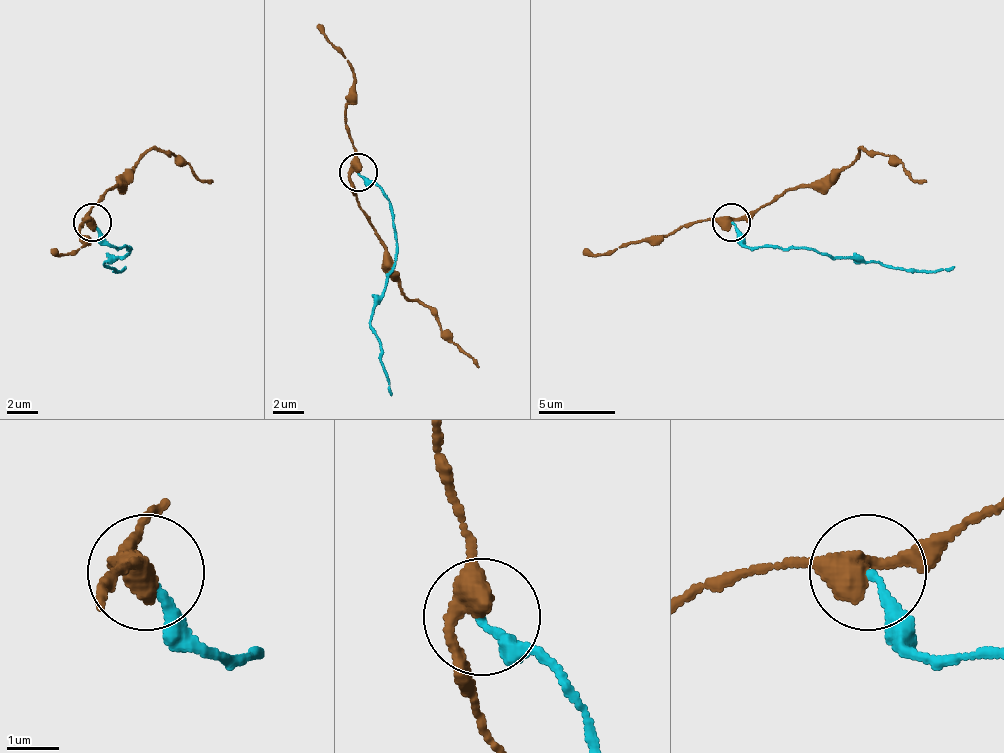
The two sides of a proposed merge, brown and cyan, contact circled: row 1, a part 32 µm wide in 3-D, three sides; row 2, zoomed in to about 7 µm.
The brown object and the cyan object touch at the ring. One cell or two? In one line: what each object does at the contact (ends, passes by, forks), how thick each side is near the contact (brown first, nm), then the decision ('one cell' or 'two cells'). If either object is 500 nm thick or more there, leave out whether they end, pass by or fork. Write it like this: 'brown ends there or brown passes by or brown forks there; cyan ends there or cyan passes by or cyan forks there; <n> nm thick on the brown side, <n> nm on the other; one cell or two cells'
brown passes by; cyan ends there; 420 nm thick on the brown side, 160 nm on the other; two cells

